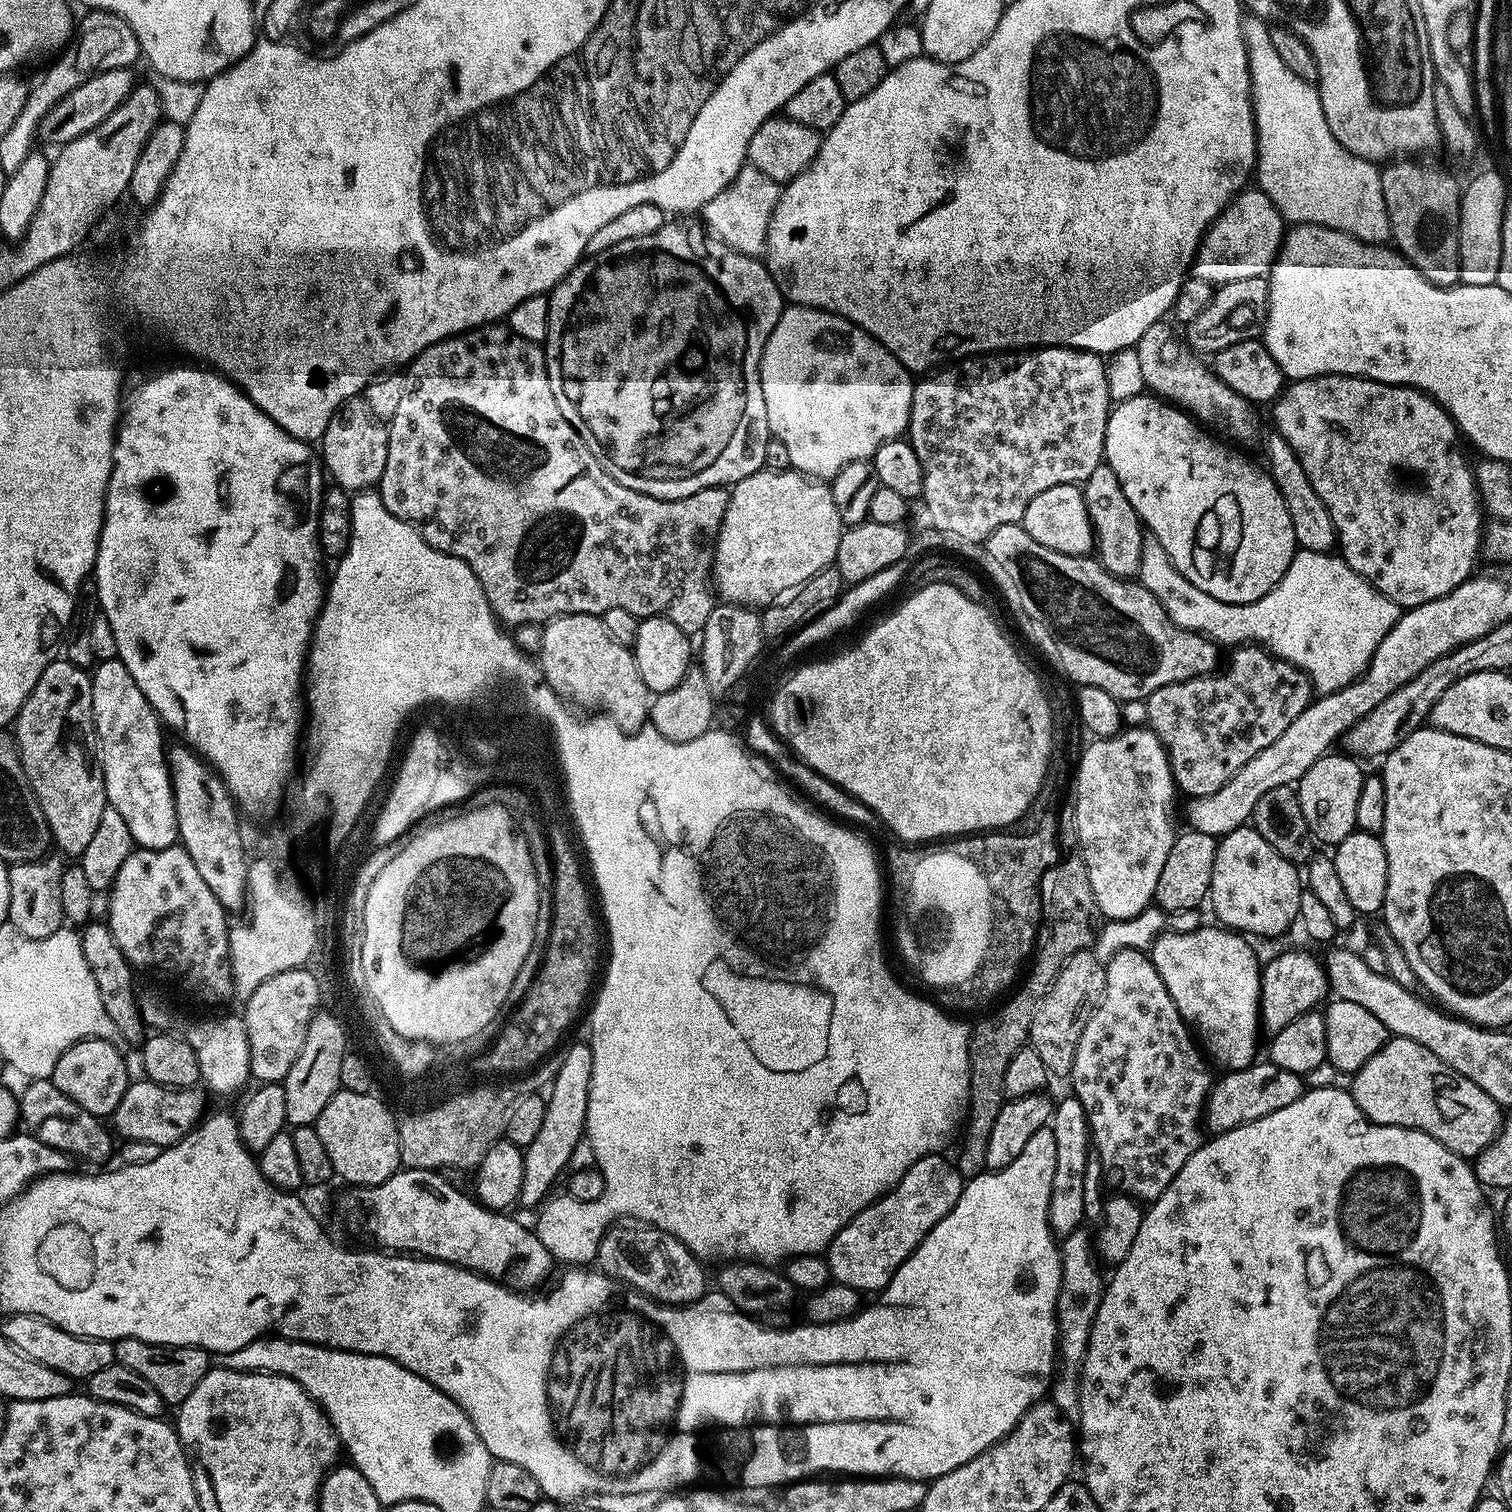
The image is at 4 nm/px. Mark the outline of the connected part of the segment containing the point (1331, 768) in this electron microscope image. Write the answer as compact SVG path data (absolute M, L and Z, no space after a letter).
M1329 754L1324 756L1298 782L1302 814L1306 814L1308 828L1317 841L1329 846L1341 844L1356 828L1358 793L1362 790L1365 769L1359 768L1351 755Z

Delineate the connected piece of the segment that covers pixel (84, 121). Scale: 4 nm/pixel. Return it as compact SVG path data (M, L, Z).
M132 68L106 70L82 82L82 86L70 90L70 94L66 94L66 98L62 98L62 102L58 102L58 106L54 106L50 114L46 114L46 118L42 118L38 133L39 143L63 146L74 138L94 130L94 126L106 122L106 118L110 118L110 114L114 114L114 110L118 110L118 106L126 102L132 89L137 87L138 79L136 80L134 73Z

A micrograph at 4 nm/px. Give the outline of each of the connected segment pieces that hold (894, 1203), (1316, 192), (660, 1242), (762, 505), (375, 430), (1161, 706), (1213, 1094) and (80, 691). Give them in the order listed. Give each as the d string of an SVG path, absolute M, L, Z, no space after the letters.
M933 1154L914 1162L891 1192L862 1210L828 1243L826 1259L835 1283L850 1286L861 1294L883 1292L898 1266L902 1266L926 1234L954 1210L966 1180L951 1159L943 1160L942 1157Z
M1249 15L1244 20L1244 41L1248 47L1248 69L1252 75L1252 112L1256 115L1255 183L1274 202L1285 221L1292 224L1317 224L1349 232L1368 244L1384 244L1391 237L1392 227L1382 198L1380 168L1373 161L1363 160L1346 150L1334 138L1322 110L1315 83L1298 78L1274 50L1270 42L1272 28L1261 17Z
M613 1226L609 1228L598 1246L595 1263L604 1275L611 1276L613 1280L639 1292L641 1296L647 1296L649 1300L654 1300L658 1304L669 1306L693 1304L694 1301L700 1300L710 1288L709 1277L708 1280L704 1277L705 1265L681 1240L655 1226Z
M761 470L731 485L726 514L712 553L714 592L721 601L760 610L791 593L823 568L835 565L838 542L846 525L838 514L834 494L827 483L802 472Z
M357 398L347 400L332 415L326 430L320 435L318 456L331 483L349 494L355 494L379 485L382 470L386 470L387 444L388 428L372 417L364 399Z
M1247 643L1237 647L1236 652L1228 660L1228 665L1219 670L1206 675L1195 676L1189 680L1183 680L1177 684L1167 684L1146 697L1148 704L1147 727L1164 744L1164 749L1168 751L1168 761L1172 767L1172 779L1176 782L1176 787L1181 793L1185 792L1185 797L1209 796L1214 794L1254 754L1266 750L1302 714L1302 710L1314 699L1314 689L1312 681L1308 679L1308 673L1300 668L1294 667L1290 662L1279 658L1270 658L1267 651L1262 650L1261 645Z
M1253 1062L1242 1070L1224 1072L1213 1083L1208 1094L1208 1103L1204 1105L1202 1124L1209 1133L1229 1132L1246 1122L1254 1122L1258 1118L1266 1118L1266 1114L1274 1114L1274 1110L1282 1110L1282 1106L1290 1106L1290 1102L1298 1102L1306 1091L1306 1080L1299 1072L1282 1070L1282 1066L1274 1066L1270 1062Z
M53 658L16 716L14 735L24 773L28 775L28 785L44 811L53 845L57 849L60 847L59 851L65 857L79 858L86 846L90 846L90 838L94 838L94 830L98 830L98 821L102 819L102 810L108 804L108 795L104 793L104 776L94 751L91 675L85 669L74 666L67 658Z

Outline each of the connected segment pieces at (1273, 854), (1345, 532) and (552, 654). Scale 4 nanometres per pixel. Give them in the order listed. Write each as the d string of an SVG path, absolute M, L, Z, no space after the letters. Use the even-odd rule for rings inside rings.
M1245 826L1242 828L1235 828L1230 834L1219 837L1216 845L1216 857L1214 858L1214 874L1212 875L1212 890L1210 893L1210 905L1216 911L1216 916L1221 925L1229 930L1235 930L1241 934L1249 934L1253 932L1256 936L1280 936L1287 930L1291 924L1297 923L1300 915L1300 894L1302 891L1302 876L1298 873L1297 865L1292 861L1282 858L1282 854L1278 854L1278 850L1274 850L1274 846L1270 846L1270 842L1266 842L1266 838L1262 838L1262 834L1258 834L1255 828L1251 826Z
M1315 376L1291 381L1276 397L1270 411L1272 420L1276 423L1275 431L1298 454L1302 470L1306 470L1310 478L1310 486L1314 486L1326 510L1330 510L1330 518L1336 527L1339 555L1363 580L1369 580L1378 591L1386 594L1386 598L1390 598L1402 610L1407 610L1450 594L1461 582L1473 575L1472 567L1475 566L1476 559L1481 559L1482 556L1486 512L1482 507L1482 497L1473 465L1468 465L1468 460L1460 449L1461 441L1458 439L1456 421L1435 400L1419 388L1405 388L1402 384L1383 384L1362 376Z
M586 614L556 616L543 625L542 631L544 633L540 636L538 667L542 673L543 683L550 685L565 701L573 705L581 704L584 707L581 709L599 710L624 732L639 732L645 727L650 707L648 687L646 682L642 682L642 674L638 674L638 666L632 656L631 647L614 642L614 638L606 634L606 626L601 617Z

